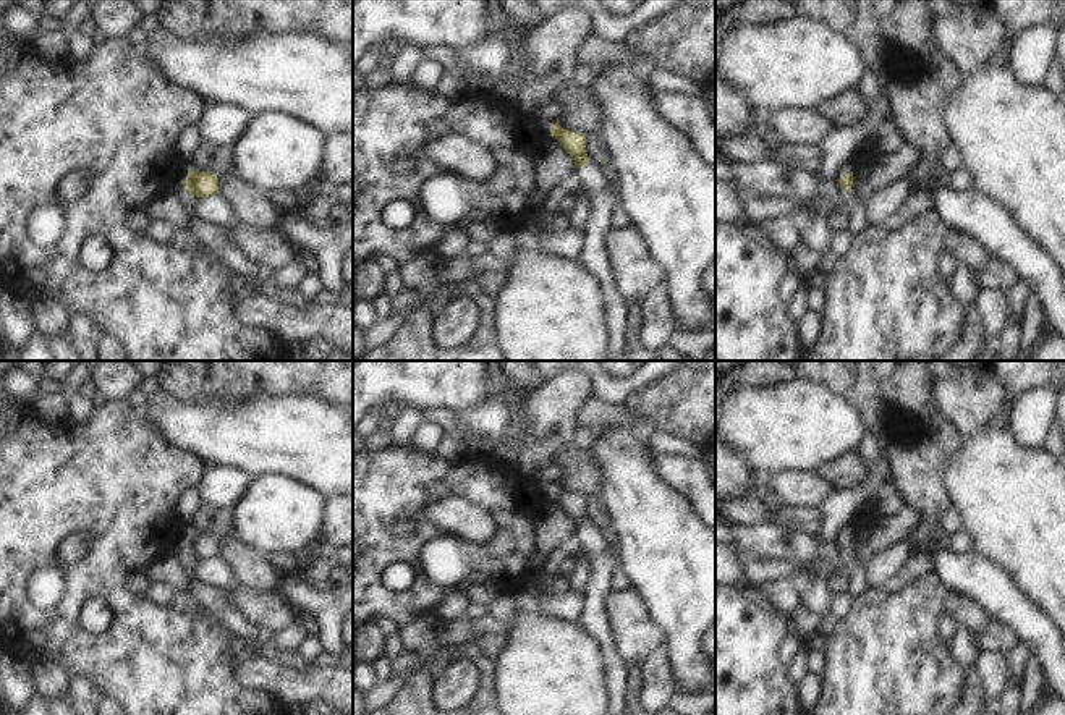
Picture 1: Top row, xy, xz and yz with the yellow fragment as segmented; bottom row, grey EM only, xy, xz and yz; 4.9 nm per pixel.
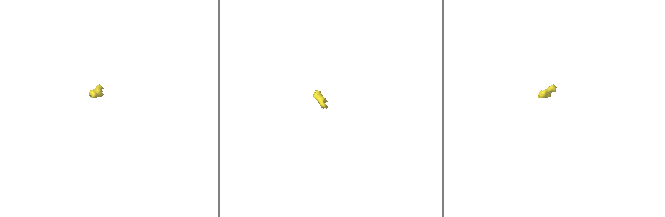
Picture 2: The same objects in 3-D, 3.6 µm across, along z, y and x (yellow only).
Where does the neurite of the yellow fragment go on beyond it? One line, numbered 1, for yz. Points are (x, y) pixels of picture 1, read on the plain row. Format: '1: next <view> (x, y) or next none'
1: next yz (771, 541)

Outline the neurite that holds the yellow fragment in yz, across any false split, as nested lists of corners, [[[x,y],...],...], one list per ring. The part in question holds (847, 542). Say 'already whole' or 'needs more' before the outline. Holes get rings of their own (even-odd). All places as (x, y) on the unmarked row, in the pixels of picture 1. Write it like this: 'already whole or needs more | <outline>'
needs more | [[[780,524],[730,526],[733,544],[740,552],[754,553],[766,560],[811,563],[817,560],[845,563],[851,555],[853,534],[834,544],[819,544],[809,534],[800,534]]]

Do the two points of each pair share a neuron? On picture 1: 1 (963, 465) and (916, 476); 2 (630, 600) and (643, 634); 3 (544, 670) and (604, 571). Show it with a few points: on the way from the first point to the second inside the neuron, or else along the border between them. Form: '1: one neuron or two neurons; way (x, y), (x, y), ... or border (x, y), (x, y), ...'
1: two neurons; border (963, 439), (944, 465), (944, 487), (952, 505)
2: one neuron; way (630, 609), (630, 621), (635, 626)
3: two neurons; border (585, 630), (589, 636)

